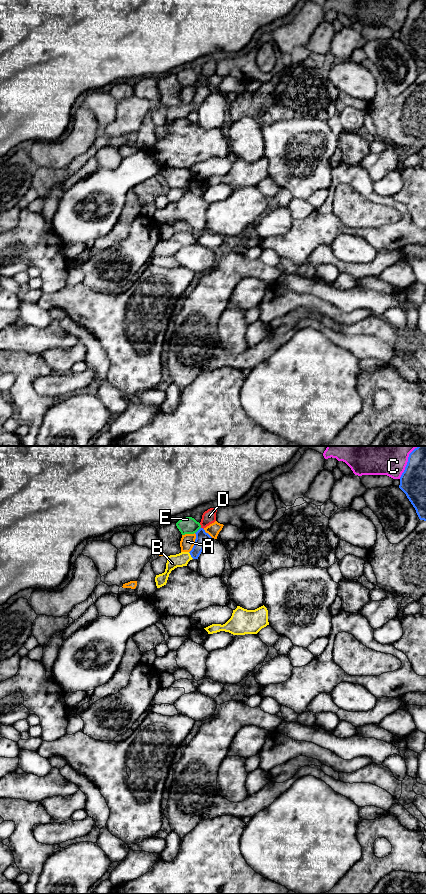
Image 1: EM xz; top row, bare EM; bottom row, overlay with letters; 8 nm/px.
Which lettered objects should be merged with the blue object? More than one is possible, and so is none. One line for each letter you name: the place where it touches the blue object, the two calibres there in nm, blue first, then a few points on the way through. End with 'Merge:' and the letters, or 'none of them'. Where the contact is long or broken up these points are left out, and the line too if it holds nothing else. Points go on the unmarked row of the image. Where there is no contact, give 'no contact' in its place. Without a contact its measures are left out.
B: contact xz (190, 106); calibres 110 and 110 nm
Merge: B

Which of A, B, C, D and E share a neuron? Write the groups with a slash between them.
A / B / C / D / E

